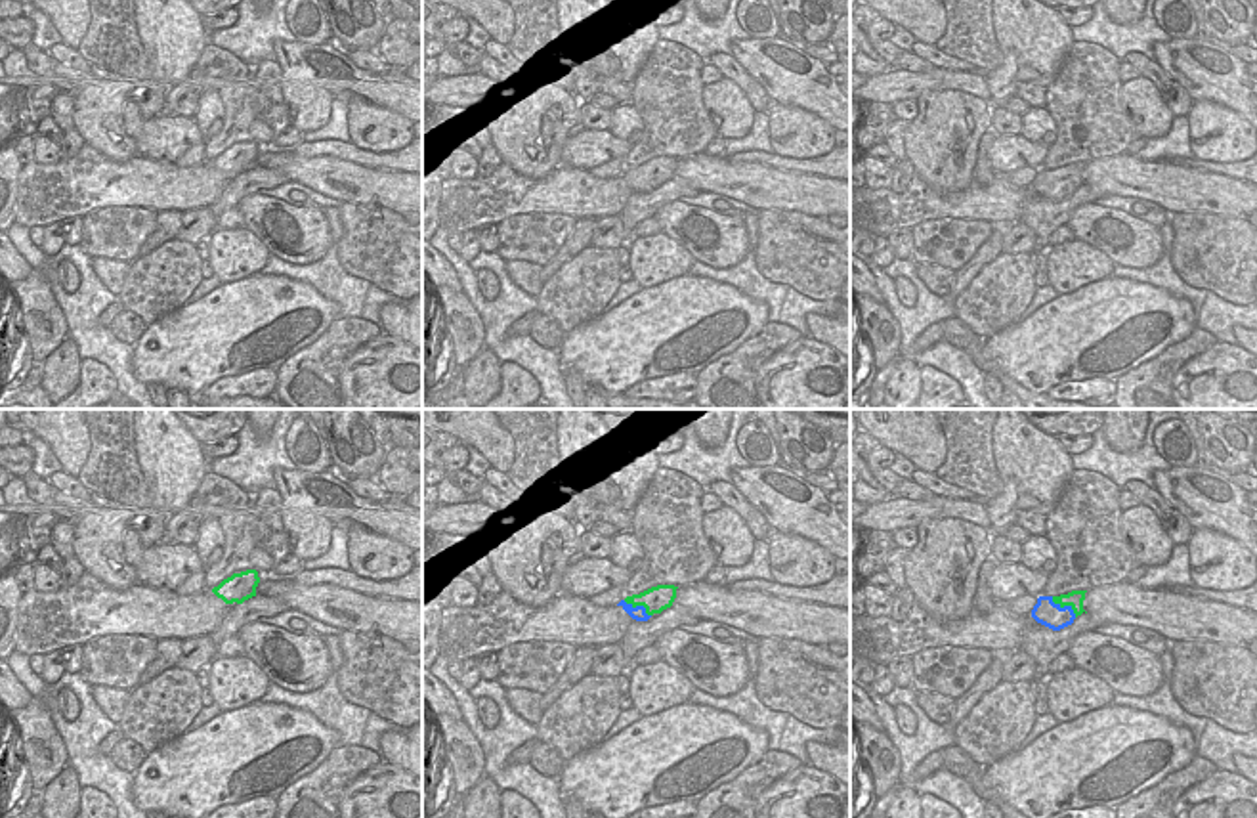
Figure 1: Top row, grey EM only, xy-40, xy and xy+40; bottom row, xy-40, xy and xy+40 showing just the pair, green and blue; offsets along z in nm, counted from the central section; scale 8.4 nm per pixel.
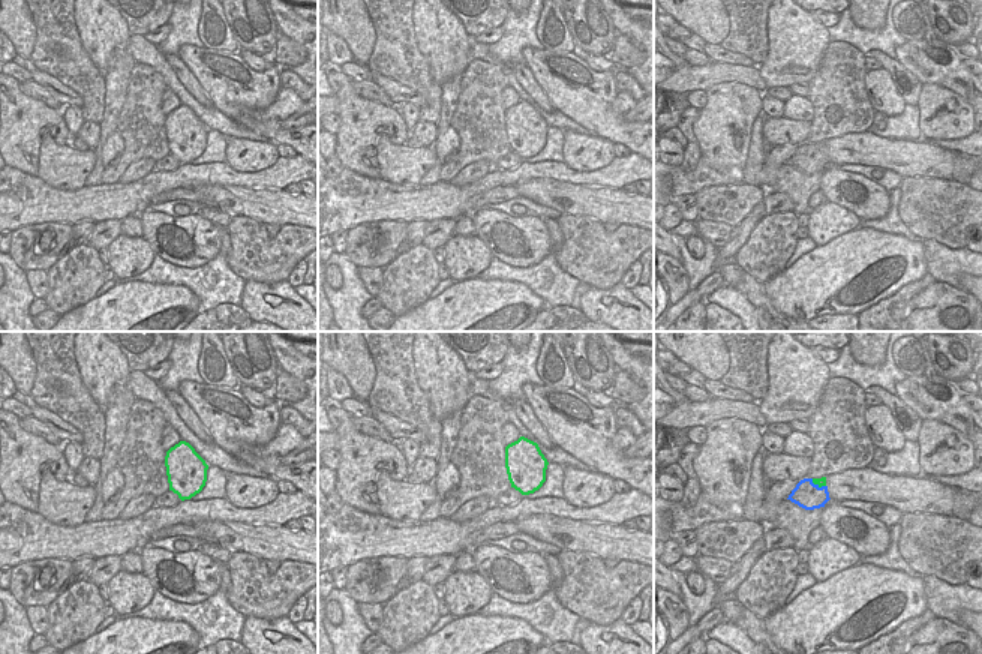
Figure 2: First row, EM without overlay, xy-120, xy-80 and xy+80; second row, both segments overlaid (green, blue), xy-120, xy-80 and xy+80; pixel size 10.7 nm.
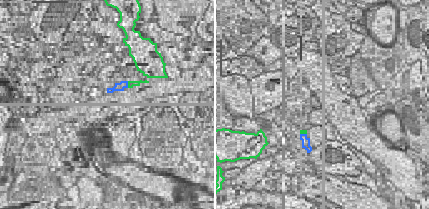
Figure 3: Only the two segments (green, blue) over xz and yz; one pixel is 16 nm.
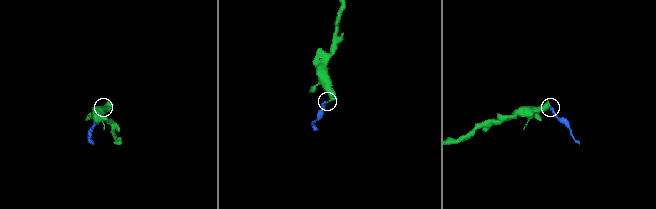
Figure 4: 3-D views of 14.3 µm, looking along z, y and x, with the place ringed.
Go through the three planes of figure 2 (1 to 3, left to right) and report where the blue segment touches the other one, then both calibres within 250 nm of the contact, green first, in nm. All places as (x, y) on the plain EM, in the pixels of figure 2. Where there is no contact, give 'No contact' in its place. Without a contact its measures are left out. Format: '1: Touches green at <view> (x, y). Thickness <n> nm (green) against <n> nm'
1: No contact
2: No contact
3: Touches green at xy+80 (817, 147). Thickness 100 nm (green) against 280 nm

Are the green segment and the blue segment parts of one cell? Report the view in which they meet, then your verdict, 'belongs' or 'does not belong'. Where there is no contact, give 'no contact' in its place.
meets green in xy+40; does not belong

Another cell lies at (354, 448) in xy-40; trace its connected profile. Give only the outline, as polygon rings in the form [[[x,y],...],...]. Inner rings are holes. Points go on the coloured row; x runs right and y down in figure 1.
[[[302,409],[300,417],[311,419],[317,428],[330,434],[332,464],[346,476],[378,478],[380,466],[395,447],[392,434],[388,441],[380,441],[357,409]]]

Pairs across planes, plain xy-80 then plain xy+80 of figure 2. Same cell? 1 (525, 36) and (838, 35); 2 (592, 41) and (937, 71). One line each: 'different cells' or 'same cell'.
1: same cell
2: different cells

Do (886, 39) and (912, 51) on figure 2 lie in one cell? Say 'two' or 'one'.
two

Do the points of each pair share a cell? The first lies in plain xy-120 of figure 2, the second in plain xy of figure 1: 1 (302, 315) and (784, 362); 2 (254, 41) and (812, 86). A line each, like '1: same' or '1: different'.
1: different
2: different

